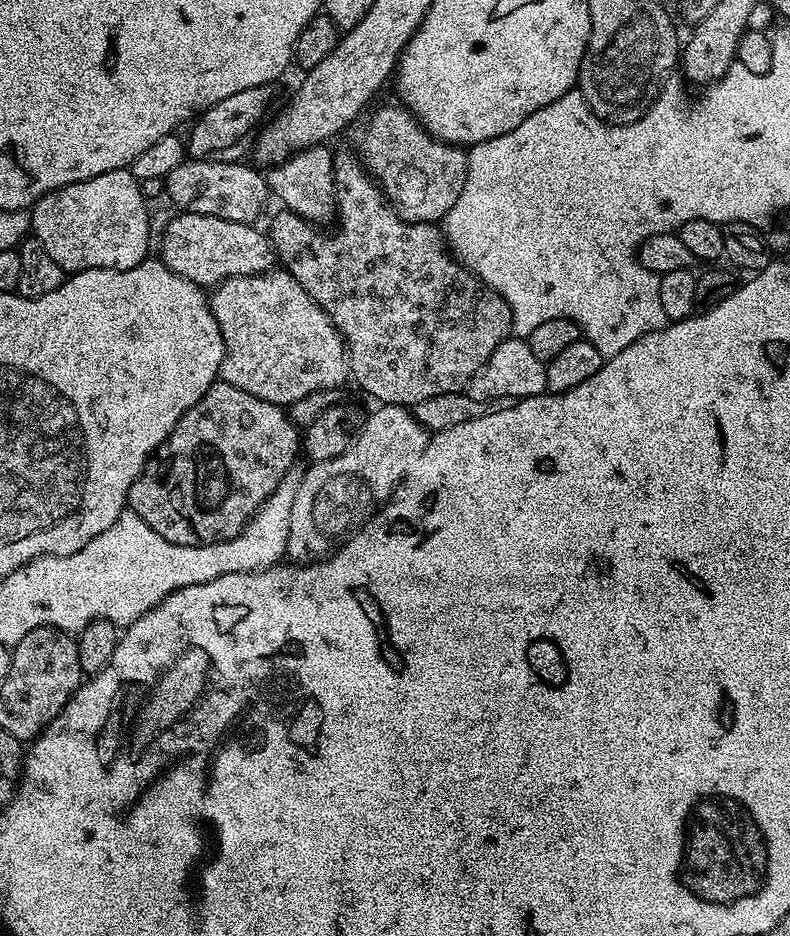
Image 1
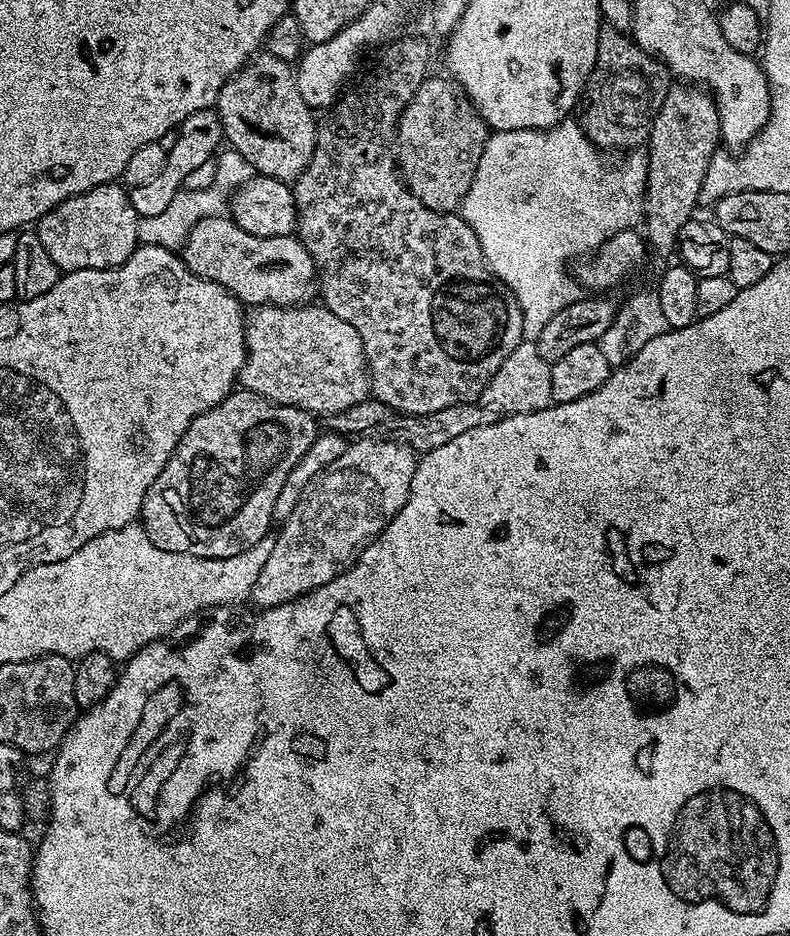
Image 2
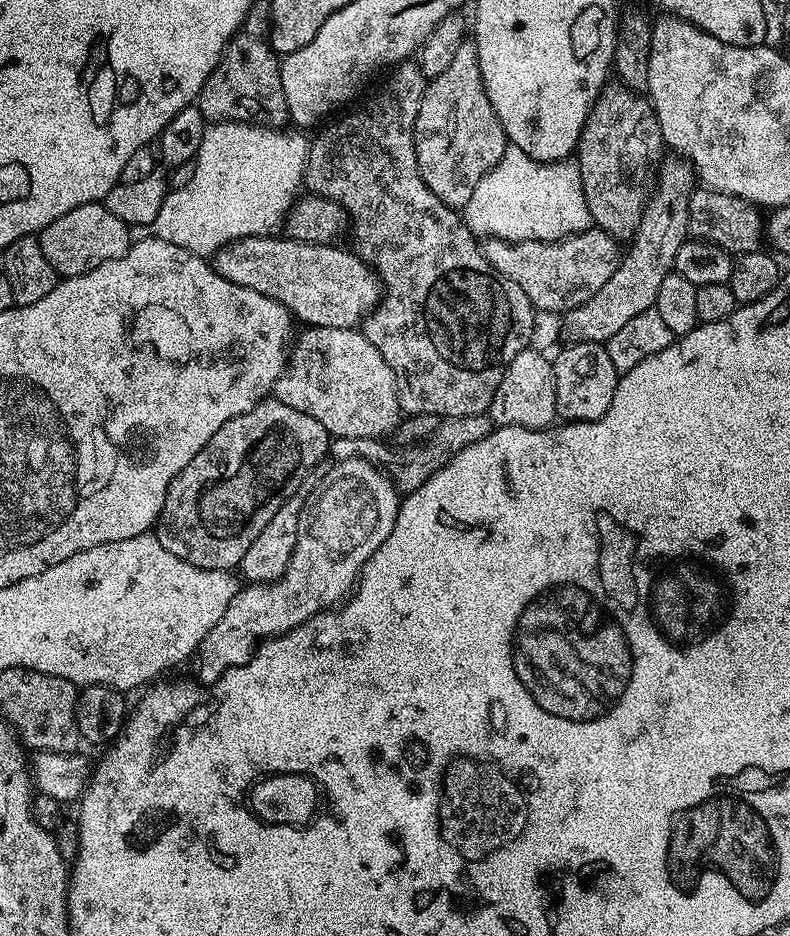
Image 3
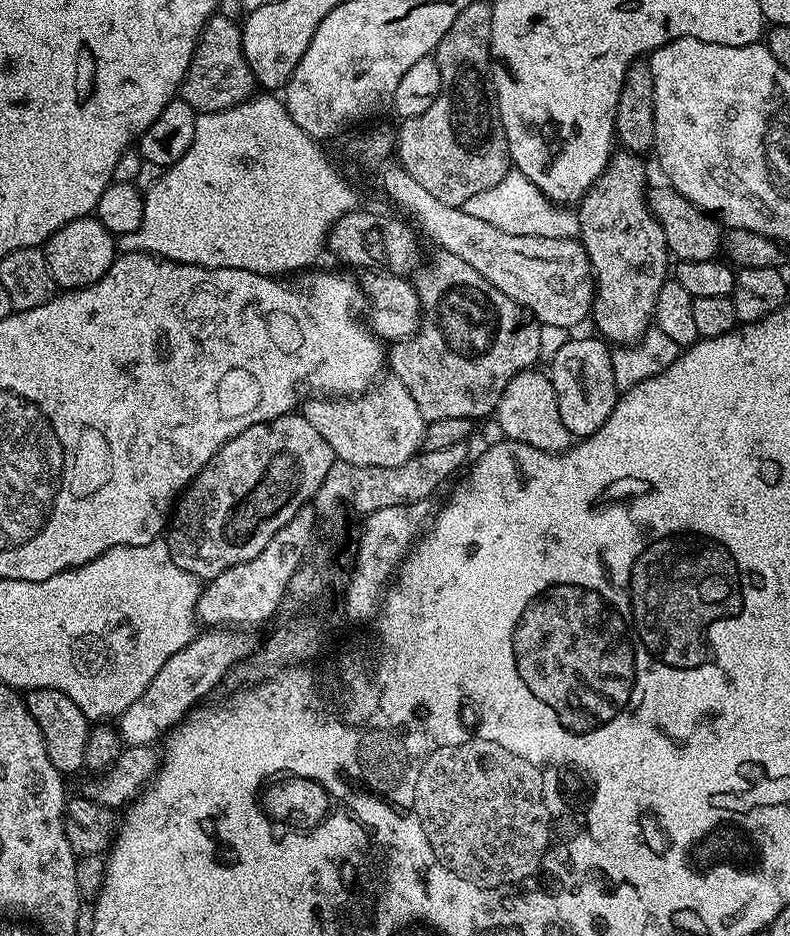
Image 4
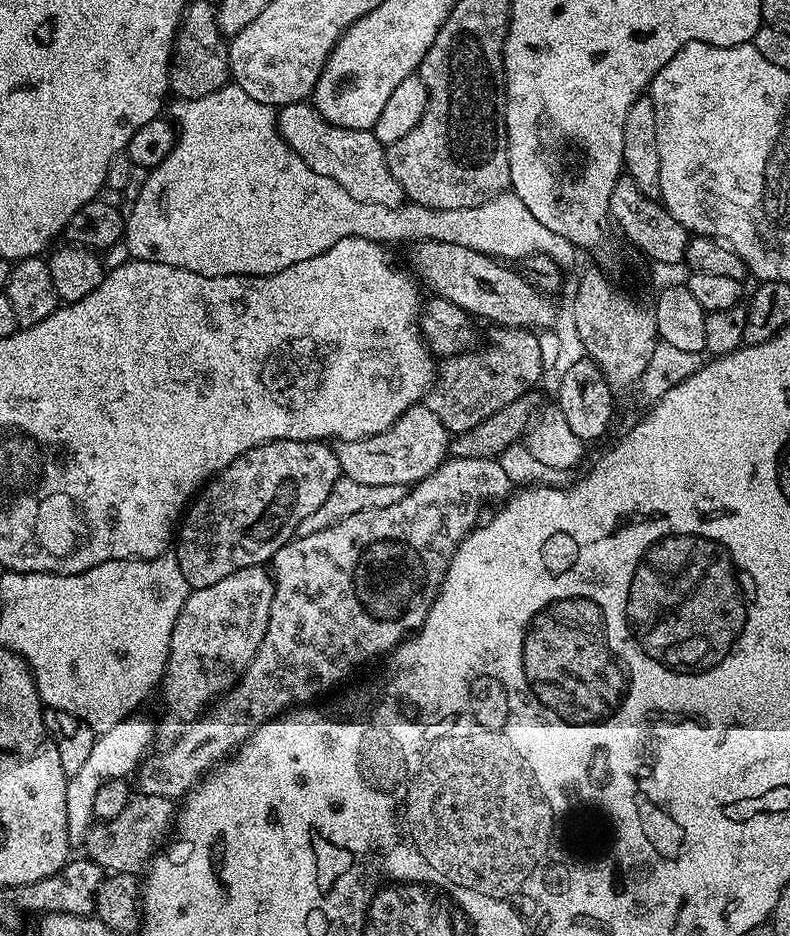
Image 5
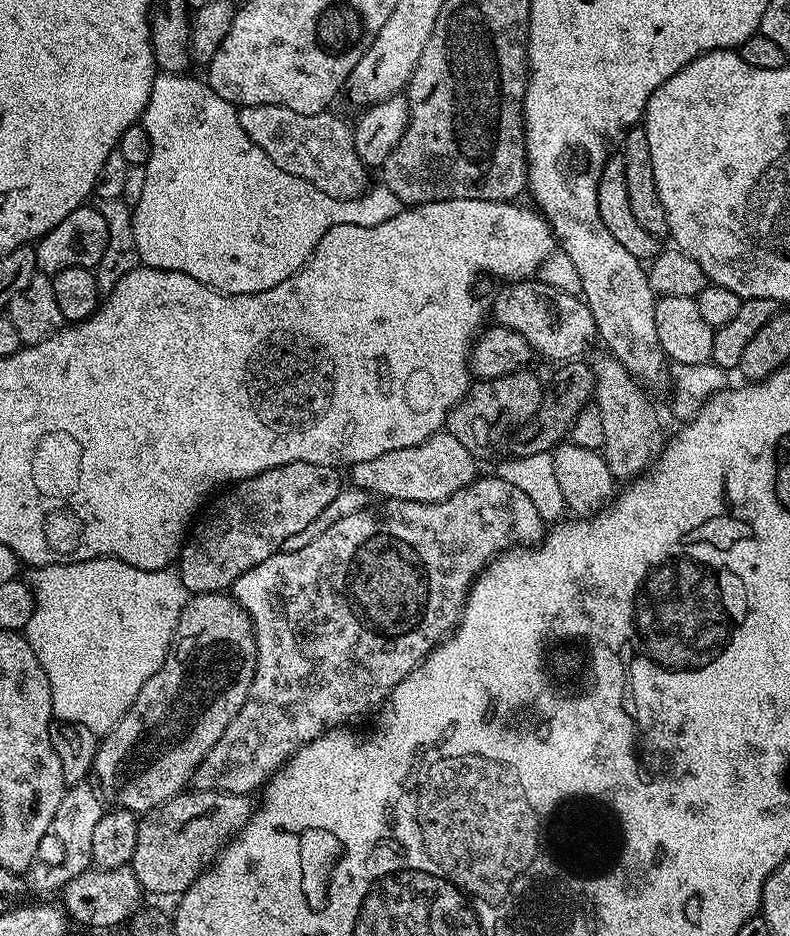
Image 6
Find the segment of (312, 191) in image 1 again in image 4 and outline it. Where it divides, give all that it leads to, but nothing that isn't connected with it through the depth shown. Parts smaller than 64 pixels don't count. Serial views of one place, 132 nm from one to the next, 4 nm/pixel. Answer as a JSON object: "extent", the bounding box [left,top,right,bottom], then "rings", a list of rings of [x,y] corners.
{"extent":[179,15,257,114],"rings":[[[212,15],[200,31],[200,41],[196,43],[188,73],[180,83],[179,99],[185,100],[197,114],[221,112],[245,104],[257,88],[256,76],[250,70],[250,62],[246,62],[241,25],[225,16]]]}

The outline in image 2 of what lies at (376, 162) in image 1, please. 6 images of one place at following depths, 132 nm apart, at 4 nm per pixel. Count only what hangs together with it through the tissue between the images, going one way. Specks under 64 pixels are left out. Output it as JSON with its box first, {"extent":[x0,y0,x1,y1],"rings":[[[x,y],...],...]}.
{"extent":[398,76,490,212],"rings":[[[441,76],[425,78],[400,115],[398,167],[404,185],[422,206],[435,212],[456,212],[466,190],[470,190],[470,182],[474,182],[474,170],[478,170],[478,158],[482,158],[490,129],[464,89],[455,80]]]}

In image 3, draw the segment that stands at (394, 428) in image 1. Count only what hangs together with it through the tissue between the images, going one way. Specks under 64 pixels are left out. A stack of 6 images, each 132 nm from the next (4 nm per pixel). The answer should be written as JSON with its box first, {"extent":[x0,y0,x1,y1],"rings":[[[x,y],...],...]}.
{"extent":[199,456,401,686],"rings":[[[355,456],[349,460],[335,461],[308,503],[302,506],[302,514],[298,518],[298,542],[286,570],[277,580],[268,584],[248,584],[241,587],[230,606],[226,606],[226,614],[220,619],[218,626],[214,626],[214,630],[210,630],[210,634],[206,634],[206,638],[200,643],[199,683],[204,686],[212,684],[230,669],[247,664],[261,642],[294,630],[319,612],[337,607],[353,591],[370,554],[374,554],[374,550],[378,550],[378,546],[382,546],[382,542],[390,538],[390,530],[394,530],[394,522],[398,518],[401,499],[401,493],[397,492],[391,479],[368,460],[360,460]]]}

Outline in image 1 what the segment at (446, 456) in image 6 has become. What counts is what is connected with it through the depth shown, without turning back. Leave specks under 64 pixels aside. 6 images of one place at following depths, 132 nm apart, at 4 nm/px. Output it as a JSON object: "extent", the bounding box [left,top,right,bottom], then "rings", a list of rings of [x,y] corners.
{"extent":[210,270,349,406],"rings":[[[269,270],[259,272],[253,276],[239,276],[238,278],[224,280],[211,289],[210,303],[214,318],[218,322],[218,330],[224,339],[224,357],[222,358],[219,379],[224,380],[230,386],[238,386],[238,390],[246,390],[246,394],[254,394],[254,398],[262,398],[271,404],[289,406],[300,398],[305,398],[306,395],[313,394],[314,391],[339,389],[342,385],[340,383],[342,383],[344,379],[346,381],[349,379],[348,353],[344,347],[344,340],[341,338],[340,332],[330,322],[327,314],[320,309],[318,302],[314,302],[314,298],[310,298],[310,294],[306,294],[306,290],[302,290],[302,286],[298,286],[298,282],[289,272]]]}

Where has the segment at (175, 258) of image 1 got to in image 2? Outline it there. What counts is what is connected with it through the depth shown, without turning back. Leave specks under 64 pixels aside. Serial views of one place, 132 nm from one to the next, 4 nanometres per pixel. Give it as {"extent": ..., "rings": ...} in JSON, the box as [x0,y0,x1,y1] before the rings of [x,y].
{"extent":[182,215,318,306],"rings":[[[227,215],[202,218],[186,238],[182,259],[195,276],[218,282],[245,306],[306,304],[318,292],[314,258],[295,235],[258,238],[246,234]]]}

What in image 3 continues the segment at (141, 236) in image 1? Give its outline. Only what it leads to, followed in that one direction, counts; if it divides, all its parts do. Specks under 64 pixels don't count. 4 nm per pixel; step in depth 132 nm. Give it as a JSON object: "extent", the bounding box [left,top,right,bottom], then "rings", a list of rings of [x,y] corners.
{"extent":[38,203,130,277],"rings":[[[103,203],[87,204],[70,210],[70,214],[62,214],[50,226],[46,226],[38,233],[42,246],[42,254],[46,254],[46,262],[54,266],[57,277],[77,276],[86,274],[102,262],[110,262],[114,258],[122,258],[128,253],[130,243],[129,225],[123,224]]]}

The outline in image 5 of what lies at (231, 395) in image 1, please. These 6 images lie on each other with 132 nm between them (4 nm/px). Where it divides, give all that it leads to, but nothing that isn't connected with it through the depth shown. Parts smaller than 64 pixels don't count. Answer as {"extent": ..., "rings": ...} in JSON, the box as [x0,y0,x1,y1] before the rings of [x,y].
{"extent":[174,440,341,589],"rings":[[[275,440],[246,450],[217,472],[189,503],[174,536],[174,555],[189,589],[214,586],[234,570],[264,566],[278,549],[296,536],[298,522],[314,514],[341,478],[335,447],[323,440]]]}

